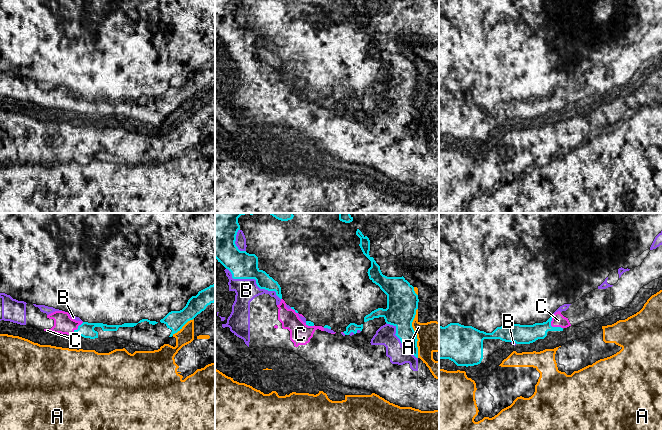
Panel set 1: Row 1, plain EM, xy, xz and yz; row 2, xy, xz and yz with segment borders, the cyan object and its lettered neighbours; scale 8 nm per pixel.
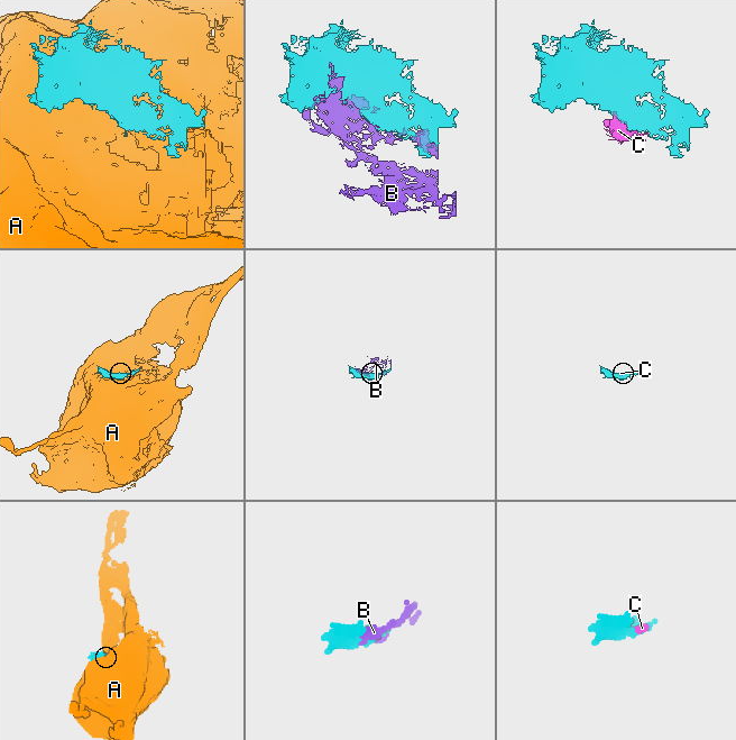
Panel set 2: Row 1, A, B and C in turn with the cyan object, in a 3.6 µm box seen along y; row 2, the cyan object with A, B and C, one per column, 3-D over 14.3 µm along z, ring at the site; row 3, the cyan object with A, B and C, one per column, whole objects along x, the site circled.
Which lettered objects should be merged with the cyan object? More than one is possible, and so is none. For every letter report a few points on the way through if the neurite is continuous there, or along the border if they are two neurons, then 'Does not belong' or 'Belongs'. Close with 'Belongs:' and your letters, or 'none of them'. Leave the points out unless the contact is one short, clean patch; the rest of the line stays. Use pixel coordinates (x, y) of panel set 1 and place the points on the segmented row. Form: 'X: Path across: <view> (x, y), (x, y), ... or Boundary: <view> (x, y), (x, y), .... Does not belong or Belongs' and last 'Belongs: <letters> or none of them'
A: Does not belong
B: Does not belong
C: Does not belong
Belongs: none of them

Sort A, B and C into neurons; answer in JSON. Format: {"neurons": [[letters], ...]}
{"neurons": [["A", "B", "C"]]}

